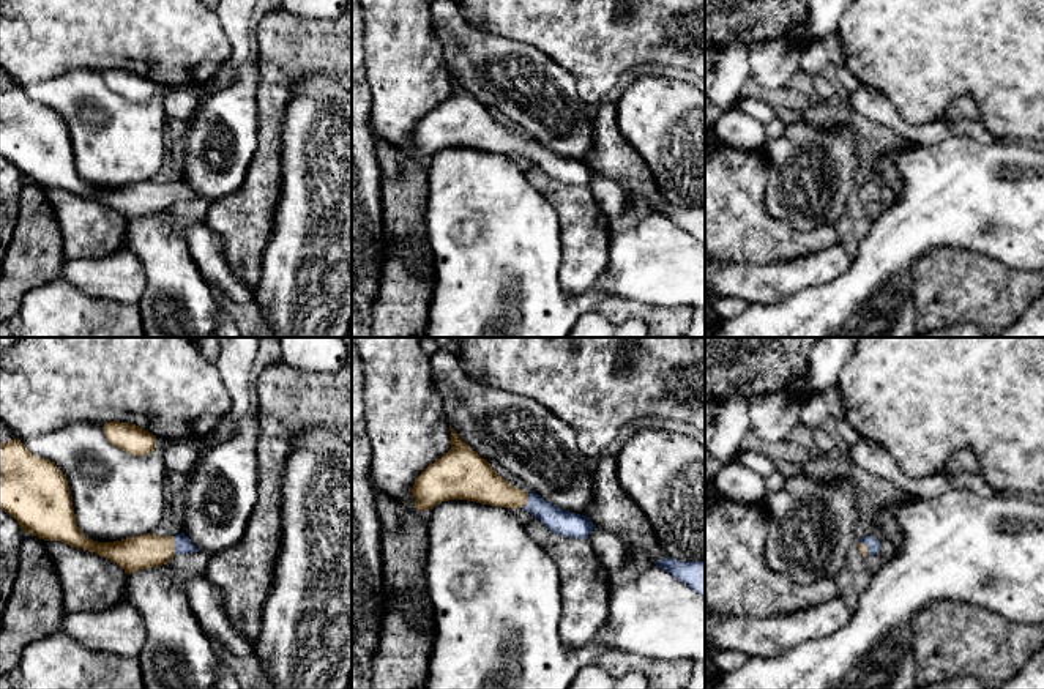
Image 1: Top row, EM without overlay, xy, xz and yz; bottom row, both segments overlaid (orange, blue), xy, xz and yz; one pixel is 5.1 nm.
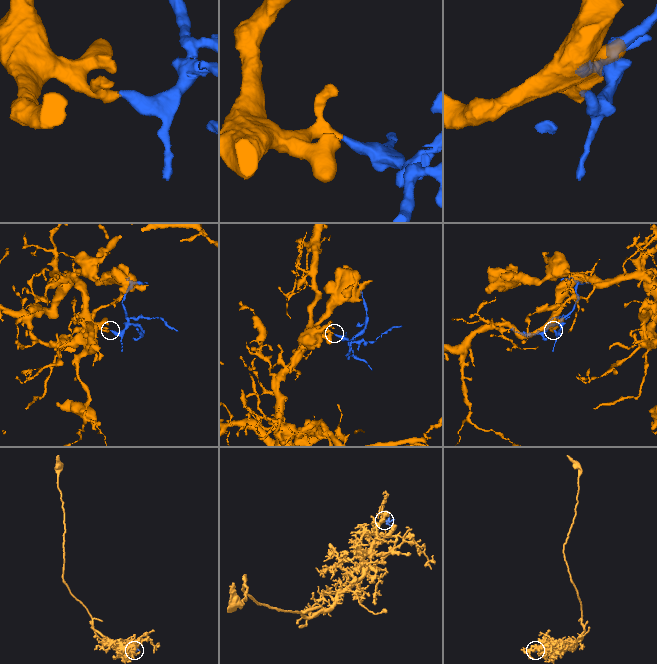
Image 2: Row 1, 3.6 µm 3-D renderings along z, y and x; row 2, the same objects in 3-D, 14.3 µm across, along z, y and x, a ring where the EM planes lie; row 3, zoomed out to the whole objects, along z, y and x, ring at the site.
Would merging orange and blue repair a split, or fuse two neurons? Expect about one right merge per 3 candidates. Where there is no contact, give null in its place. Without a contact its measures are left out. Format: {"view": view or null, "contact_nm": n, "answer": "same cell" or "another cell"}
{"view": "xy", "contact_nm": 100, "answer": "same cell"}

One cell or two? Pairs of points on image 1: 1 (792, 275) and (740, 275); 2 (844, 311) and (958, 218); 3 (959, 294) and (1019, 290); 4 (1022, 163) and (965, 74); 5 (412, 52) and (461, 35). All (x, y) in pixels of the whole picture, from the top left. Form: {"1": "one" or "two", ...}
{"1": "one", "2": "one", "3": "one", "4": "two", "5": "two"}

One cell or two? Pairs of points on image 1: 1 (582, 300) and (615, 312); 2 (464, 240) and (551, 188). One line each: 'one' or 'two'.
1: two
2: two

